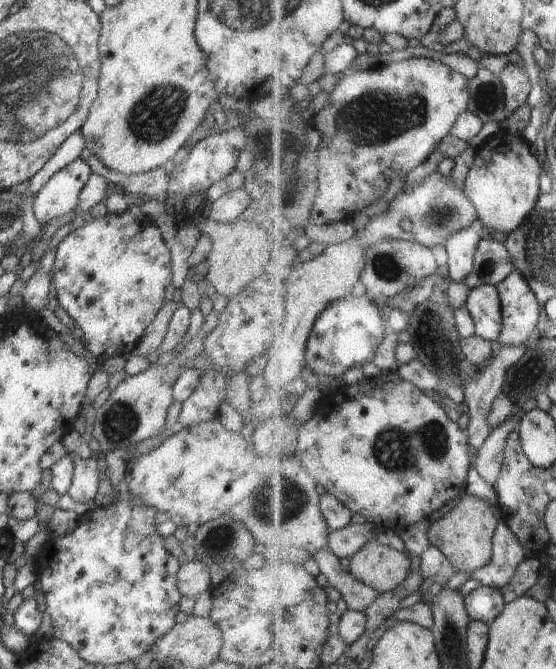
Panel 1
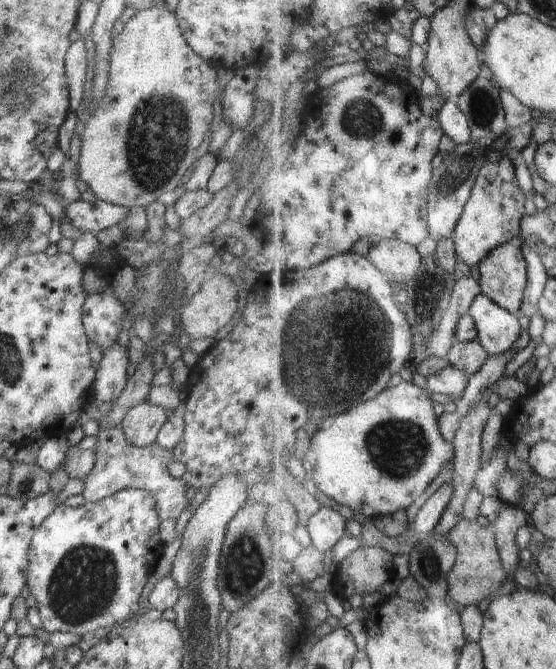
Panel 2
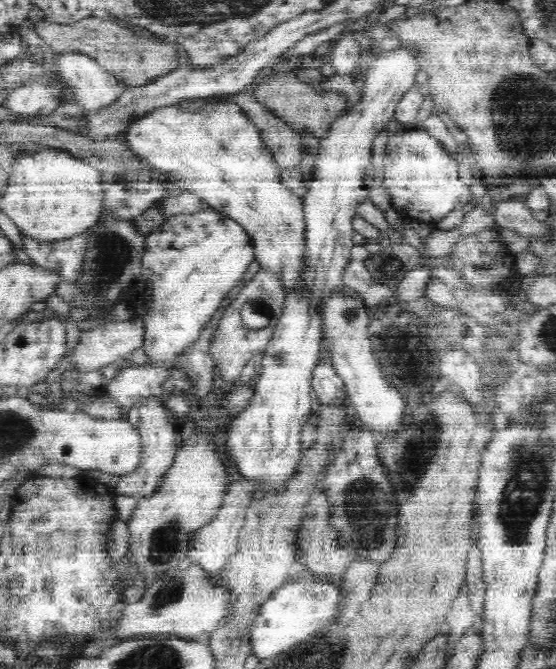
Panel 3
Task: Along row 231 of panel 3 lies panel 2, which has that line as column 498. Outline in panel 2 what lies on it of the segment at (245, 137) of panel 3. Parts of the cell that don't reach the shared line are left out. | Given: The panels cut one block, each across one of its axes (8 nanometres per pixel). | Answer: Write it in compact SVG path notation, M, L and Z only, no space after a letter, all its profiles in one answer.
M509 241L496 248L479 267L481 272L480 282L484 293L514 315L522 312L525 291L529 286L529 264L518 242Z

